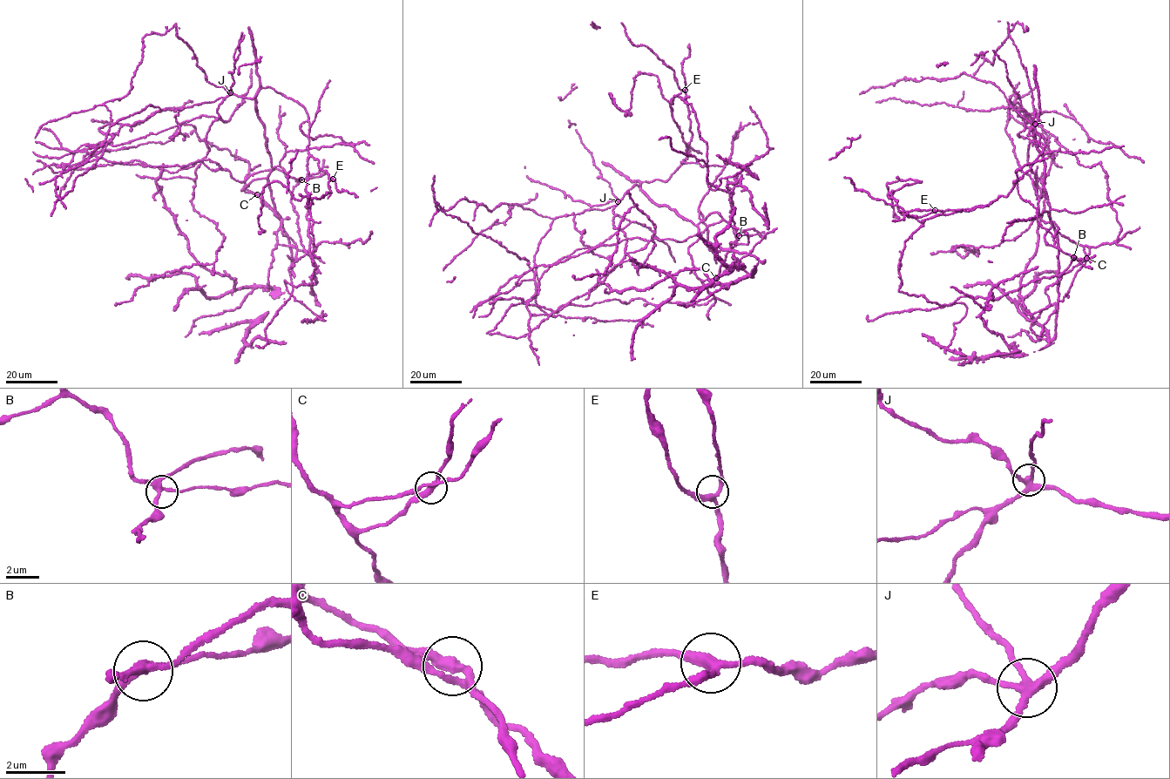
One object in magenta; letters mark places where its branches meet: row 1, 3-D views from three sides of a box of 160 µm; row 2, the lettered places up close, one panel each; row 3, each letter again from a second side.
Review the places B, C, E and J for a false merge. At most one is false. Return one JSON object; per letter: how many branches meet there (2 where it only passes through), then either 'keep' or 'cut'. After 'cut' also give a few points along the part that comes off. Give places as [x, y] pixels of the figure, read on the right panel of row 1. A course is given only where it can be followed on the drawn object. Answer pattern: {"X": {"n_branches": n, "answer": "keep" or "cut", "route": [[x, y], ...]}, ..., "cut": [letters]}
{"B": {"n_branches": 4, "answer": "keep"}, "C": {"n_branches": 4, "answer": "keep"}, "E": {"n_branches": 3, "answer": "keep"}, "J": {"n_branches": 4, "answer": "cut", "route": [[1036, 123], [1023, 110], [1007, 76], [1006, 64], [993, 50], [981, 53], [970, 65]]}, "cut": ["J"]}

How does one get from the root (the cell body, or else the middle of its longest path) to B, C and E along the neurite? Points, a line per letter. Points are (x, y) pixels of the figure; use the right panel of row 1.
B: (1050, 217), (1051, 225), (1045, 233), (1045, 241), (1073, 257)
C: (1050, 217), (1055, 232), (1057, 229), (1080, 245), (1086, 258)
E: (1050, 217), (1044, 165), (1035, 132), (1040, 137), (1041, 153), (1014, 182), (1008, 195), (970, 211), (935, 210)

